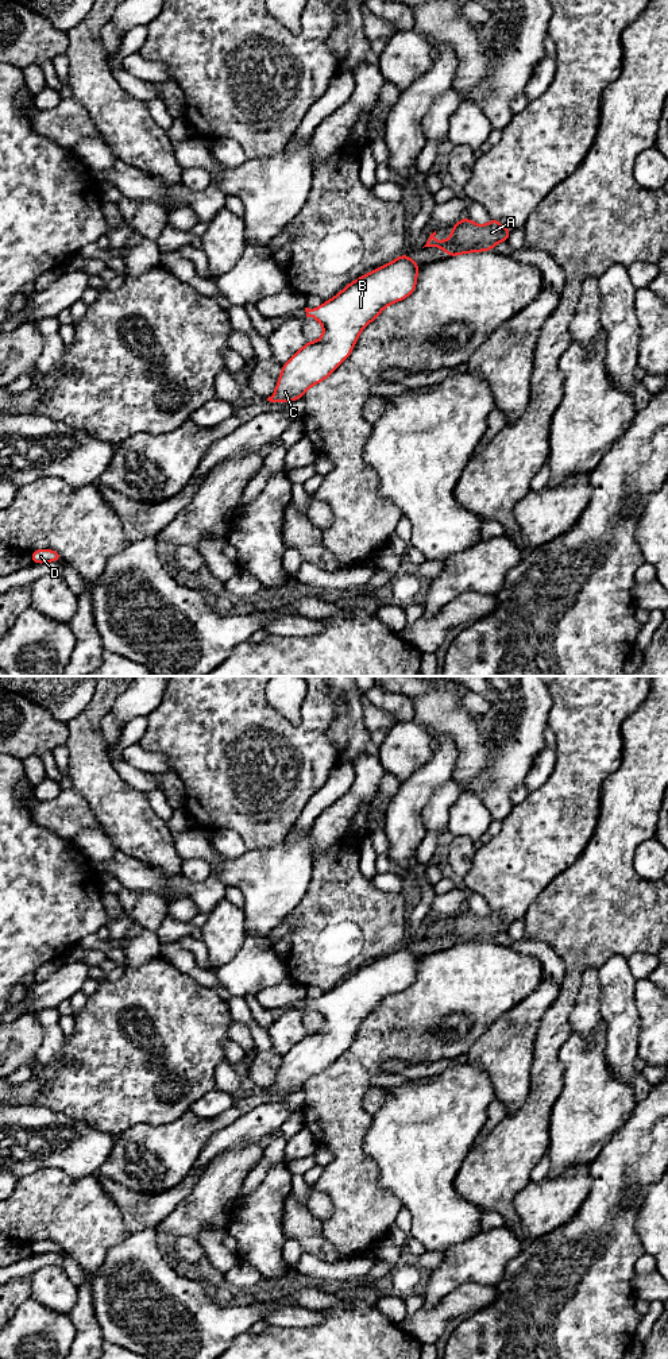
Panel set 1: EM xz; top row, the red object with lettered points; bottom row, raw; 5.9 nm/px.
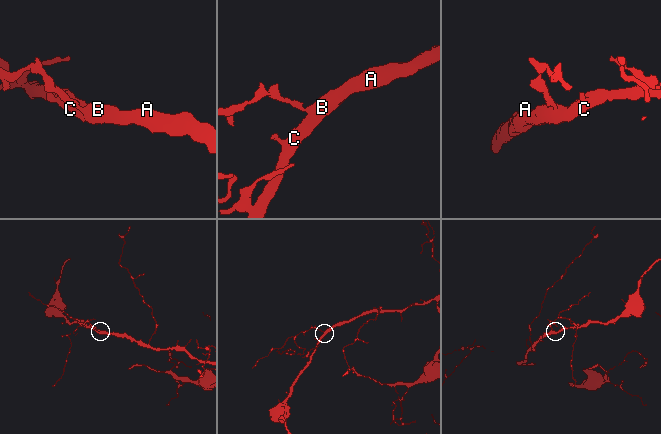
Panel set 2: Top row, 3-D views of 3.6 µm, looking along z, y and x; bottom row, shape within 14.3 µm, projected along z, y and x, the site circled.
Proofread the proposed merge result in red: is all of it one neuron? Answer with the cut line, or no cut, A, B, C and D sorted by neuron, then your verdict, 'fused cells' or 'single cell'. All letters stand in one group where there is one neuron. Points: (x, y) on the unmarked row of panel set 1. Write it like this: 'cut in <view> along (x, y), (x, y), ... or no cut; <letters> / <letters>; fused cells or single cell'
no cut; A B C D; single cell

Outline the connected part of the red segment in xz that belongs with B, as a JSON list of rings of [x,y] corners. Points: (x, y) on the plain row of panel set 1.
[[[406,942],[395,951],[351,973],[321,997],[313,1001],[305,999],[306,1008],[317,1009],[324,1018],[324,1026],[317,1032],[306,1032],[282,1055],[275,1082],[267,1092],[289,1094],[329,1067],[351,1046],[362,1020],[387,996],[416,981],[421,957]]]

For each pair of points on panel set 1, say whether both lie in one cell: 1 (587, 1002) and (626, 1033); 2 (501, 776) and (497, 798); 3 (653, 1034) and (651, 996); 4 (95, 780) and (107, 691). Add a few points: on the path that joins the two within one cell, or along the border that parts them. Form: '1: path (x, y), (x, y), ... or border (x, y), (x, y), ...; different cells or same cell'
1: border (599, 979), (599, 1014), (603, 1019); different cells
2: path (498, 782), (497, 792); same cell
3: path (653, 1024), (653, 1006); same cell
4: path (91, 759), (91, 717), (93, 713); same cell

